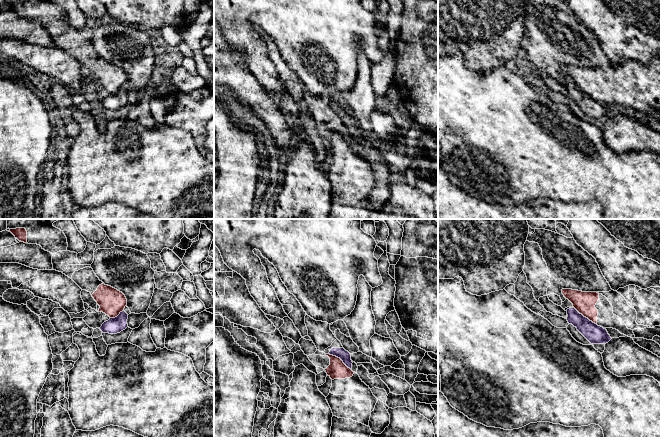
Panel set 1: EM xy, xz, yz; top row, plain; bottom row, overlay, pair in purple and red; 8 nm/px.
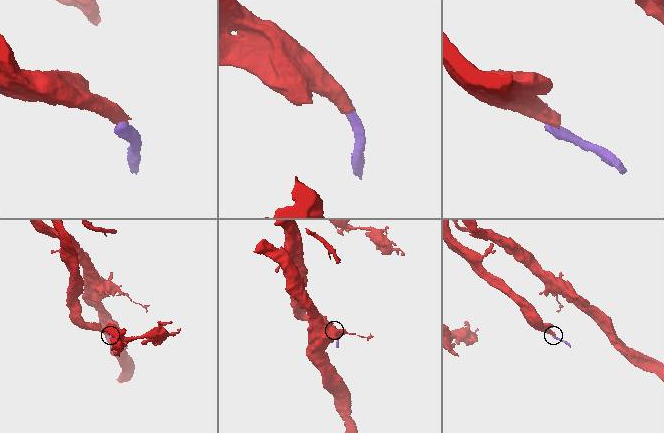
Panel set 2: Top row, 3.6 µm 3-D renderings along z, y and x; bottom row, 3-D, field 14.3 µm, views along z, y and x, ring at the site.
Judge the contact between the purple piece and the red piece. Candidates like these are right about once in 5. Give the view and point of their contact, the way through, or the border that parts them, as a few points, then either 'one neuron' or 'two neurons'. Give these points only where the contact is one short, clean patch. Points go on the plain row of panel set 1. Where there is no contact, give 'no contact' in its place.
meets purple in xz at (340, 134); border along xz (329, 129), (337, 132), (351, 146); two neurons

